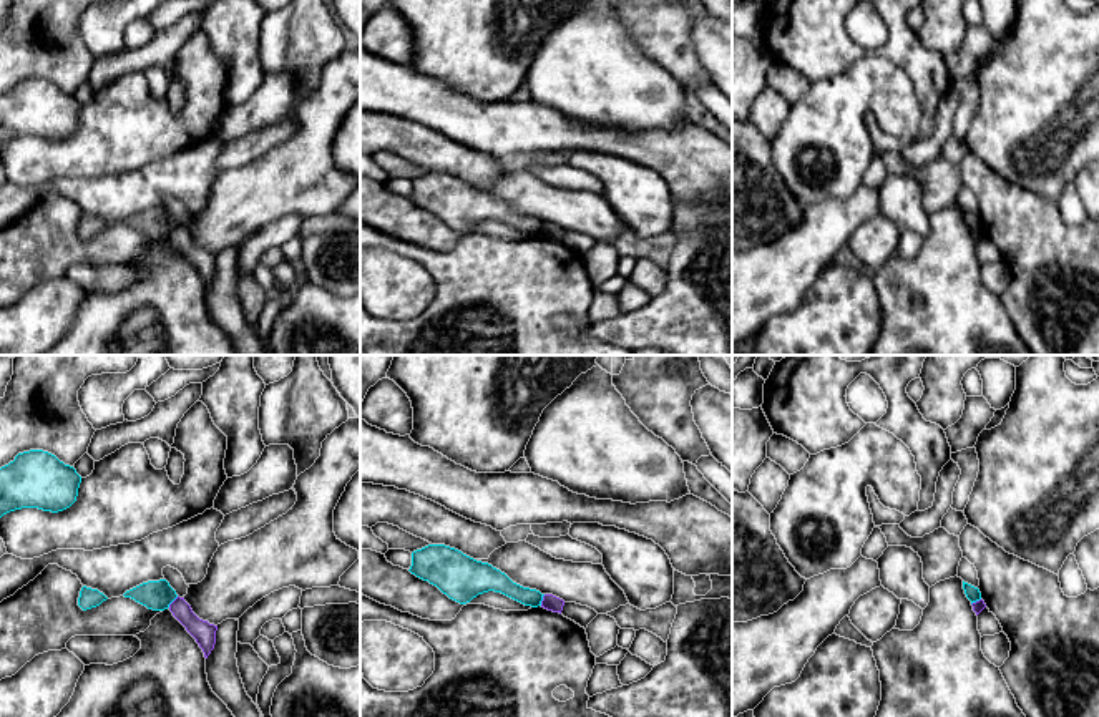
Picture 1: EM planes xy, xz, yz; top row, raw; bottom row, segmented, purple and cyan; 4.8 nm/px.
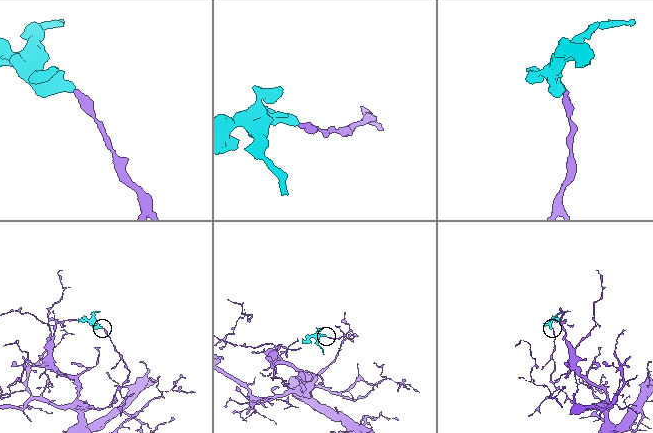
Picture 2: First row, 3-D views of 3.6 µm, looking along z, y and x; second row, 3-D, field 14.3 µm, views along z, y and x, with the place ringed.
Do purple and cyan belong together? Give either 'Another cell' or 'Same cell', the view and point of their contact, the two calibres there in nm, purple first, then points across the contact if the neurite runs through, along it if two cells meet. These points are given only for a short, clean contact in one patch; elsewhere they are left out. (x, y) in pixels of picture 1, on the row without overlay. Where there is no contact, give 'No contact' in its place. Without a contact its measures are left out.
Another cell. Touches purple at xy (173, 229). Thickness 110 nm (purple) against 140 nm. Boundary: xy (178, 224), (168, 234)

